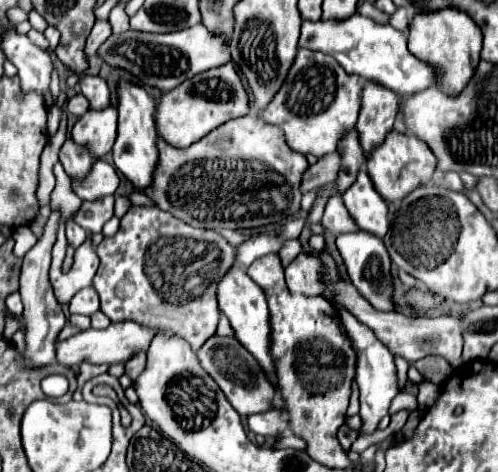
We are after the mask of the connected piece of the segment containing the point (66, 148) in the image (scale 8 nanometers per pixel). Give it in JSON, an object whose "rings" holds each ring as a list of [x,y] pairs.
{"rings":[[[66,138],[64,146],[60,148],[60,162],[70,178],[76,178],[76,180],[86,178],[86,174],[90,172],[96,160],[98,158],[92,158],[88,150],[84,150],[84,146],[76,146],[72,138]]]}

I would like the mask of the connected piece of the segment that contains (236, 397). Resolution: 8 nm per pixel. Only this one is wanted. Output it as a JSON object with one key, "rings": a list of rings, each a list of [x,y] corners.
{"rings":[[[208,338],[206,344],[198,350],[198,358],[202,368],[216,380],[240,416],[248,418],[252,414],[272,410],[272,386],[268,386],[268,374],[264,376],[264,370],[260,370],[256,358],[252,358],[252,354],[248,354],[248,350],[244,350],[236,338]]]}

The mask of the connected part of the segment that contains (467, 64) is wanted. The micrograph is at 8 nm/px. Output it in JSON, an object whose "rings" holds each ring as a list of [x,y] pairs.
{"rings":[[[456,8],[416,14],[408,30],[408,48],[416,58],[428,62],[428,66],[434,66],[436,86],[446,94],[456,96],[460,90],[464,90],[464,86],[468,86],[468,80],[472,80],[472,74],[480,62],[482,32],[466,12]]]}

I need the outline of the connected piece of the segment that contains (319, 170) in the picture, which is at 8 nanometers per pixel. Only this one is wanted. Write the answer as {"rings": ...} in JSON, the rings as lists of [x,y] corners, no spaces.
{"rings":[[[332,152],[320,158],[314,166],[310,166],[302,178],[302,192],[314,190],[318,186],[326,186],[328,182],[336,182],[336,170],[340,168],[340,154]]]}

